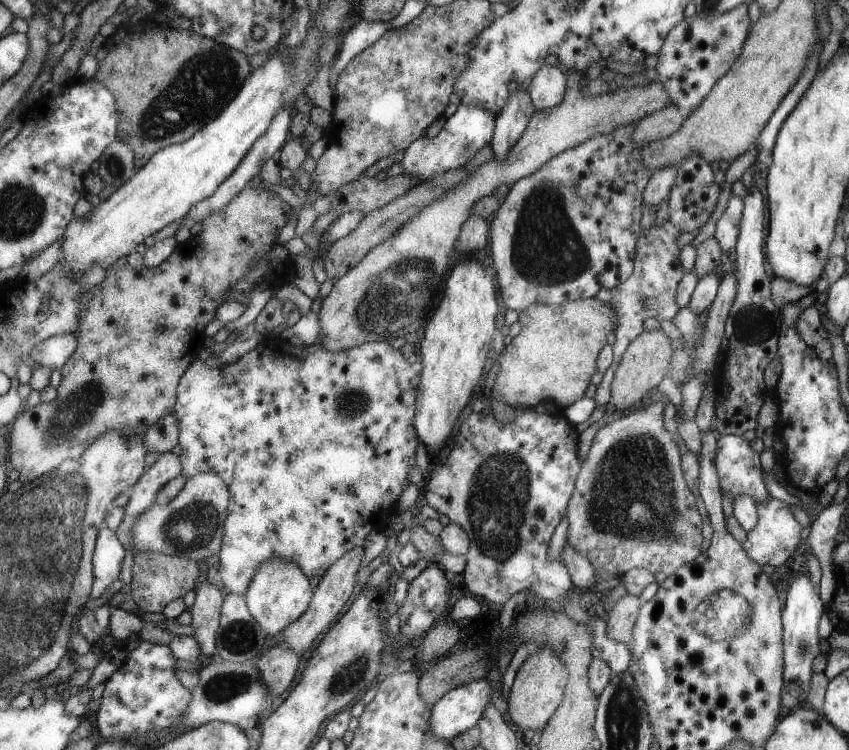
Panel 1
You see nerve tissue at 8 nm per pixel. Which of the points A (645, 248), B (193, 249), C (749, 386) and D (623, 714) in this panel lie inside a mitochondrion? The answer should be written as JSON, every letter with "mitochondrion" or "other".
{"A":"mitochondrion","B":"mitochondrion","C":"other","D":"mitochondrion"}

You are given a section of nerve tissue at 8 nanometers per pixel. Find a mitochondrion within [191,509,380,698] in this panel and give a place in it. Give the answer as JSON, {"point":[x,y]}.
{"point":[240,637]}

